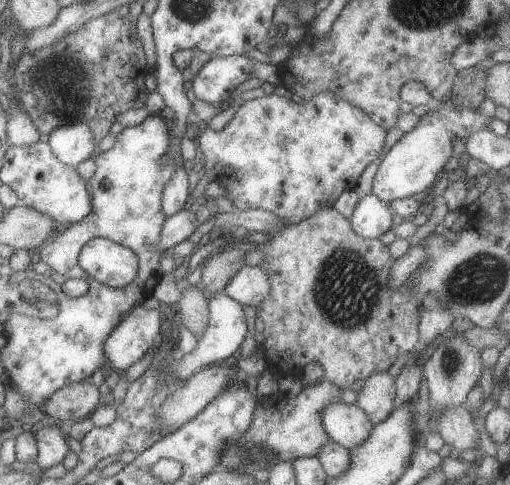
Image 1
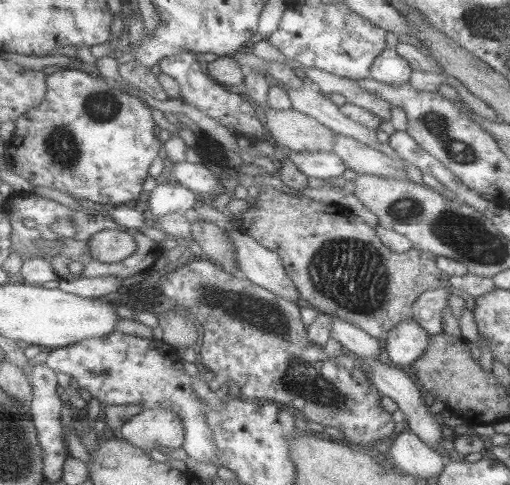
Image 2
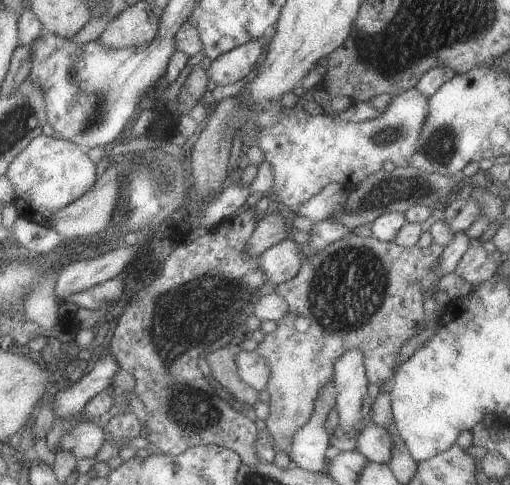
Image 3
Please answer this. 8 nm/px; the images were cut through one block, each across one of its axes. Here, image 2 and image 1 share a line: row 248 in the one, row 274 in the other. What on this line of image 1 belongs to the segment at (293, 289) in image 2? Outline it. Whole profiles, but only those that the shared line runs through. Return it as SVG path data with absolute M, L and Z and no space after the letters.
M245 265L224 292L242 305L257 308L269 296L271 289L270 274L265 267Z

